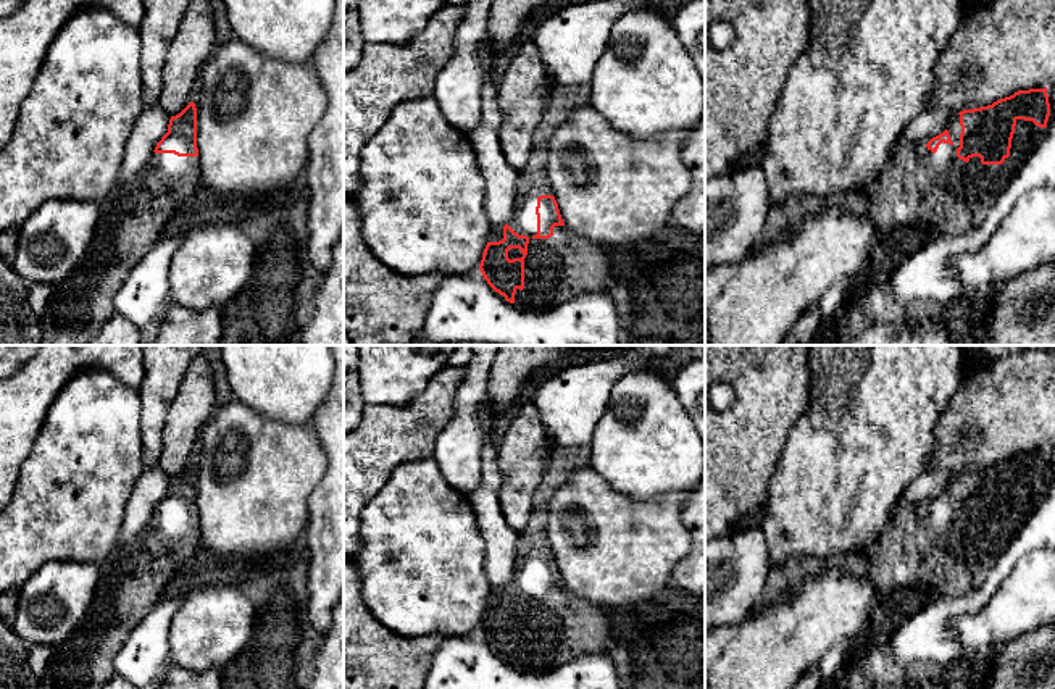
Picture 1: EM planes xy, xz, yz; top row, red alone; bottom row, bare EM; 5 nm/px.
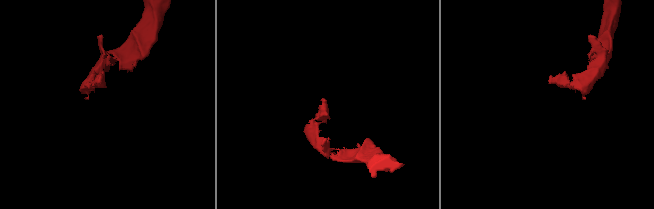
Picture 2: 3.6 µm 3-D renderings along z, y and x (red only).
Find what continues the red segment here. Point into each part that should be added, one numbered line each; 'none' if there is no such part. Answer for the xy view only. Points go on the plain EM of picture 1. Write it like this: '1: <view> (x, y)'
1: xy (134, 580)

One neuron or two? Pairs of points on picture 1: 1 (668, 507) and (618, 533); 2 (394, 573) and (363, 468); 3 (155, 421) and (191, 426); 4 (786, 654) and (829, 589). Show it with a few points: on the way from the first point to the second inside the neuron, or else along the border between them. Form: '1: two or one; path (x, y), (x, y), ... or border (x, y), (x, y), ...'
1: one; path (655, 520), (642, 533), (631, 533)
2: two; border (396, 467), (387, 481), (365, 505), (360, 518)
3: two; border (179, 388), (163, 426), (163, 449), (158, 460)
4: one; path (796, 638), (825, 605)

